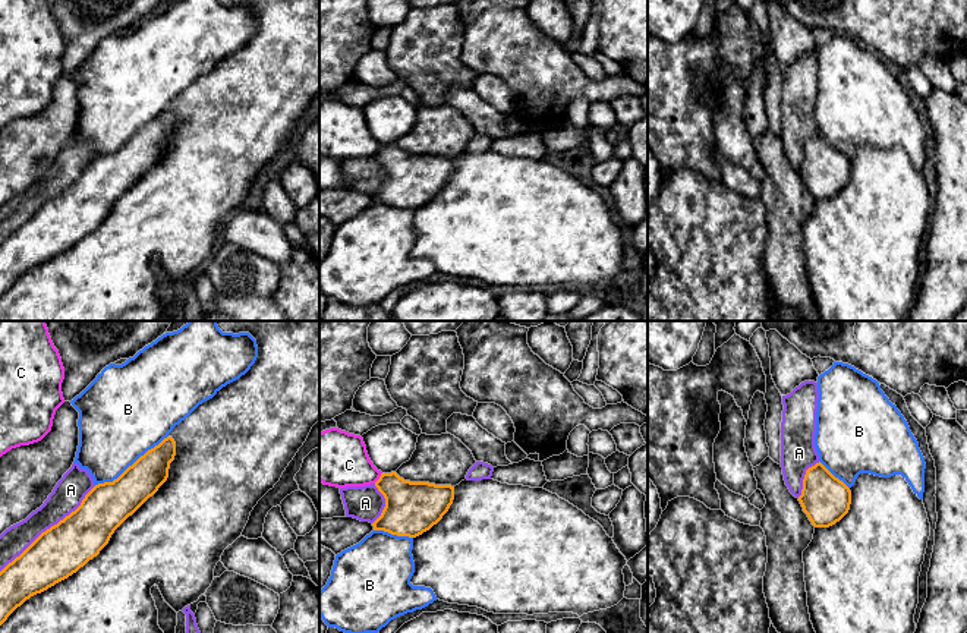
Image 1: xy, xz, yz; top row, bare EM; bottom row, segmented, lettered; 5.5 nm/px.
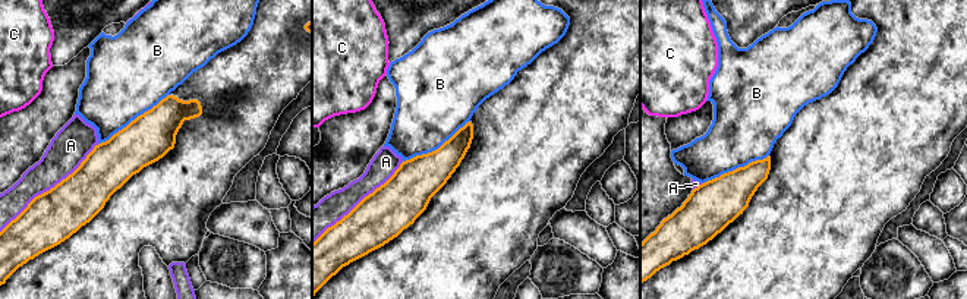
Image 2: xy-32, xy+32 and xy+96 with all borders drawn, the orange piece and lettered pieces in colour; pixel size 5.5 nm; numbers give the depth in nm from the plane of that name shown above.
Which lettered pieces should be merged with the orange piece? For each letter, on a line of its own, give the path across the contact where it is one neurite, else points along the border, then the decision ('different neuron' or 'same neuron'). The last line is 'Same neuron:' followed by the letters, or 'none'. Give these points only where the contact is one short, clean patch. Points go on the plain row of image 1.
A: different neuron
B: different neuron
C: different neuron
Same neuron: none

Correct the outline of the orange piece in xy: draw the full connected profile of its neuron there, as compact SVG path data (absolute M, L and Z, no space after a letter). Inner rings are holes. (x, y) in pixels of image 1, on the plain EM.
M220 0L223 4L249 4L258 18L258 29L239 51L223 59L199 76L167 110L148 122L113 154L95 157L81 177L42 204L19 229L0 243L0 321L157 321L164 303L158 297L158 281L151 267L155 256L164 273L176 283L196 274L214 252L214 240L224 221L240 210L251 183L274 160L283 144L319 94L319 0Z

